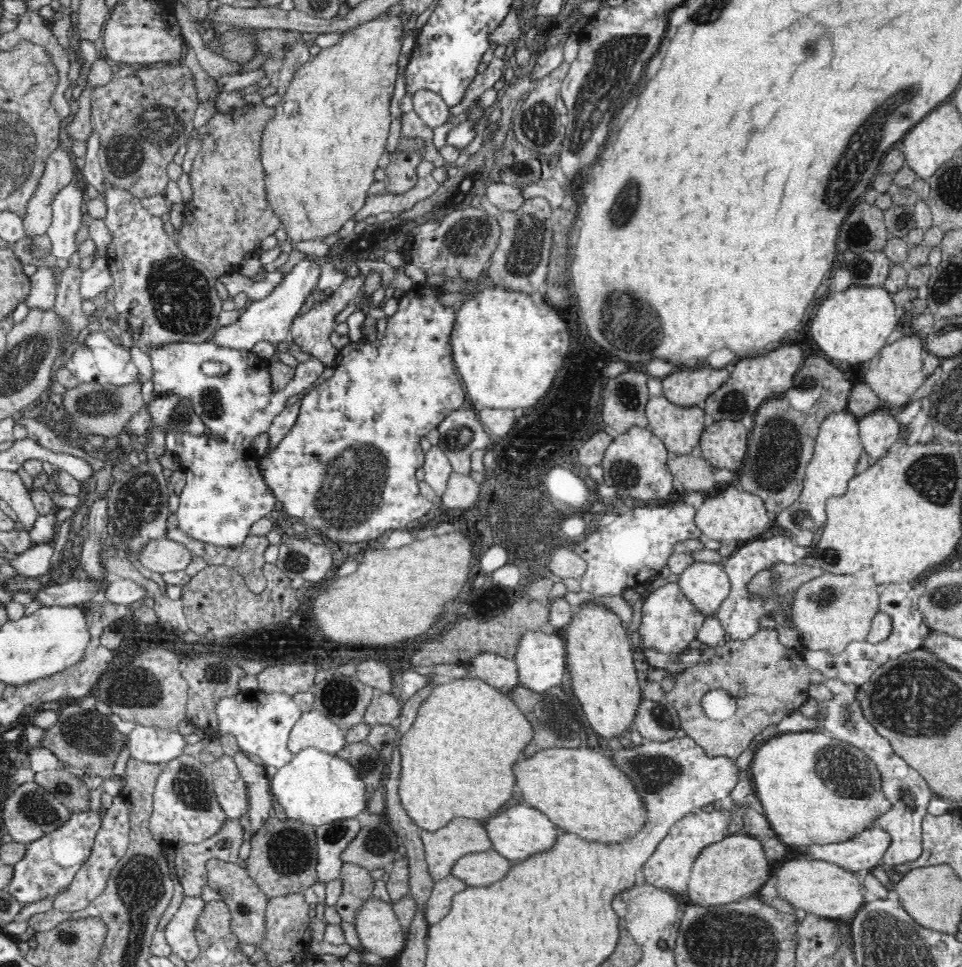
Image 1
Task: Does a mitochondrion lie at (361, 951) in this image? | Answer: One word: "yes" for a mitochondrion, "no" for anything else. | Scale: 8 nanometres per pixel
no

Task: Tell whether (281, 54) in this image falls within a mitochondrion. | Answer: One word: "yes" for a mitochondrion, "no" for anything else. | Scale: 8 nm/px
yes

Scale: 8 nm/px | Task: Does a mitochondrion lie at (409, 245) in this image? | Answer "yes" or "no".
no

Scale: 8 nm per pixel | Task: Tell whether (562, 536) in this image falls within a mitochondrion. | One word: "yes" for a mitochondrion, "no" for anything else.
no

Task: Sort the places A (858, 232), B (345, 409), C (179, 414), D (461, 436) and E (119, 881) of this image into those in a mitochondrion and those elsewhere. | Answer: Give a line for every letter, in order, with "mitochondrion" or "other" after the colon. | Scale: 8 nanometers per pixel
A: mitochondrion
B: other
C: mitochondrion
D: mitochondrion
E: mitochondrion

